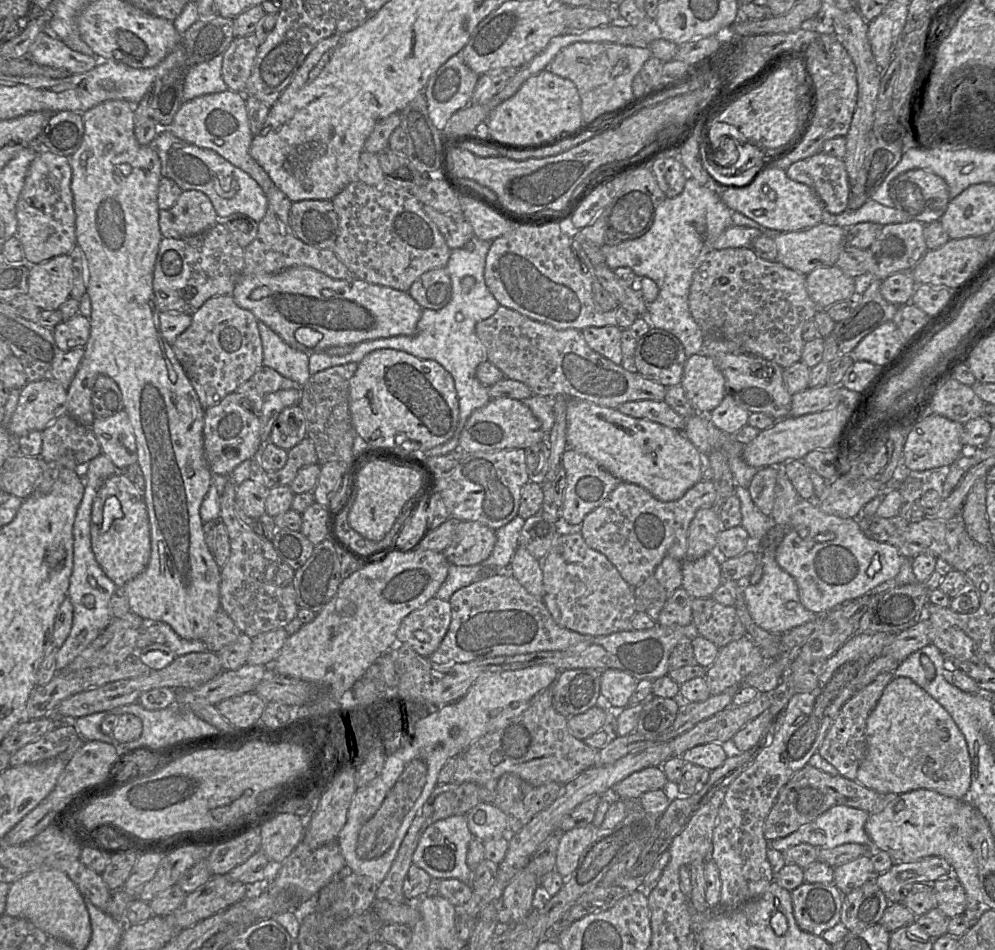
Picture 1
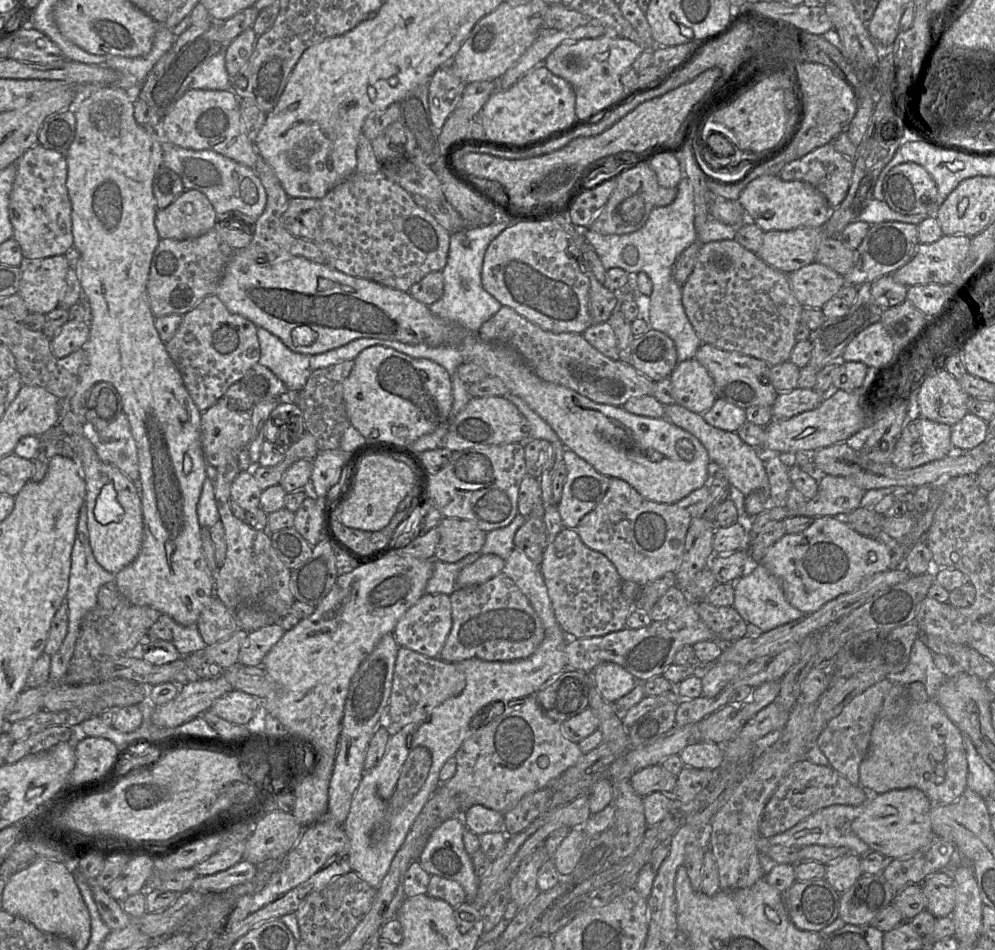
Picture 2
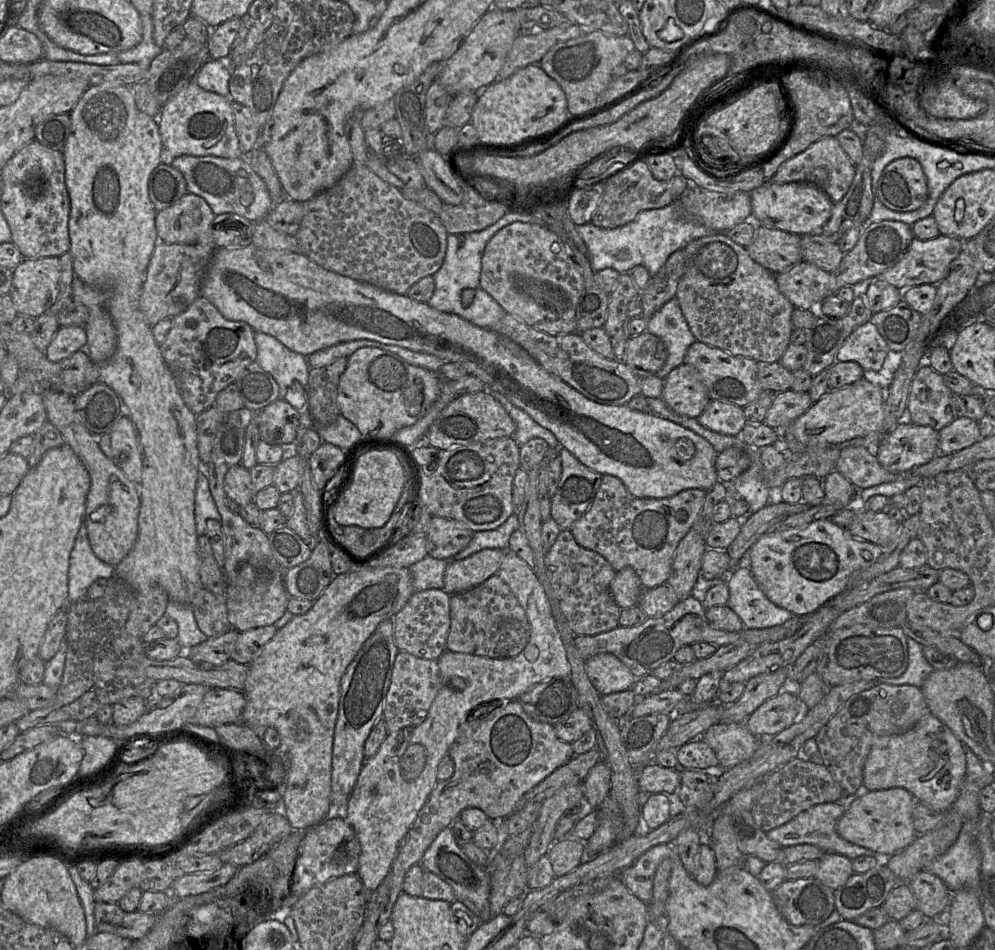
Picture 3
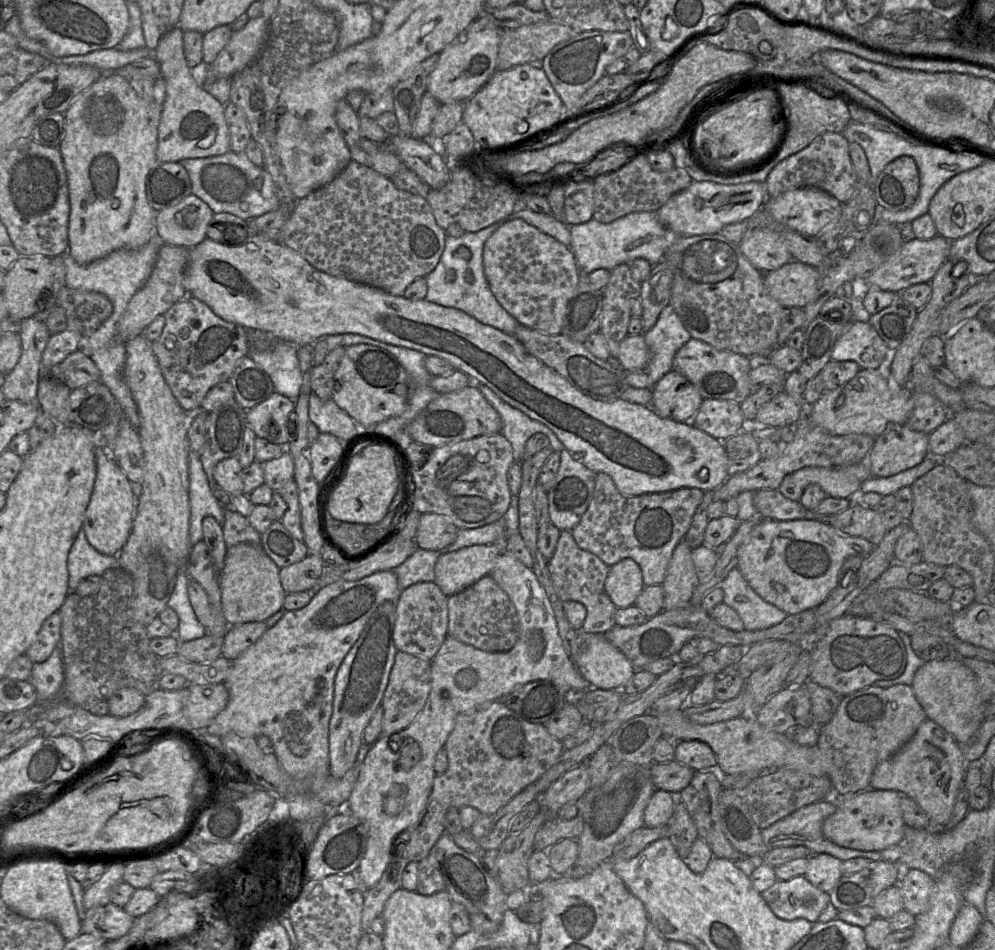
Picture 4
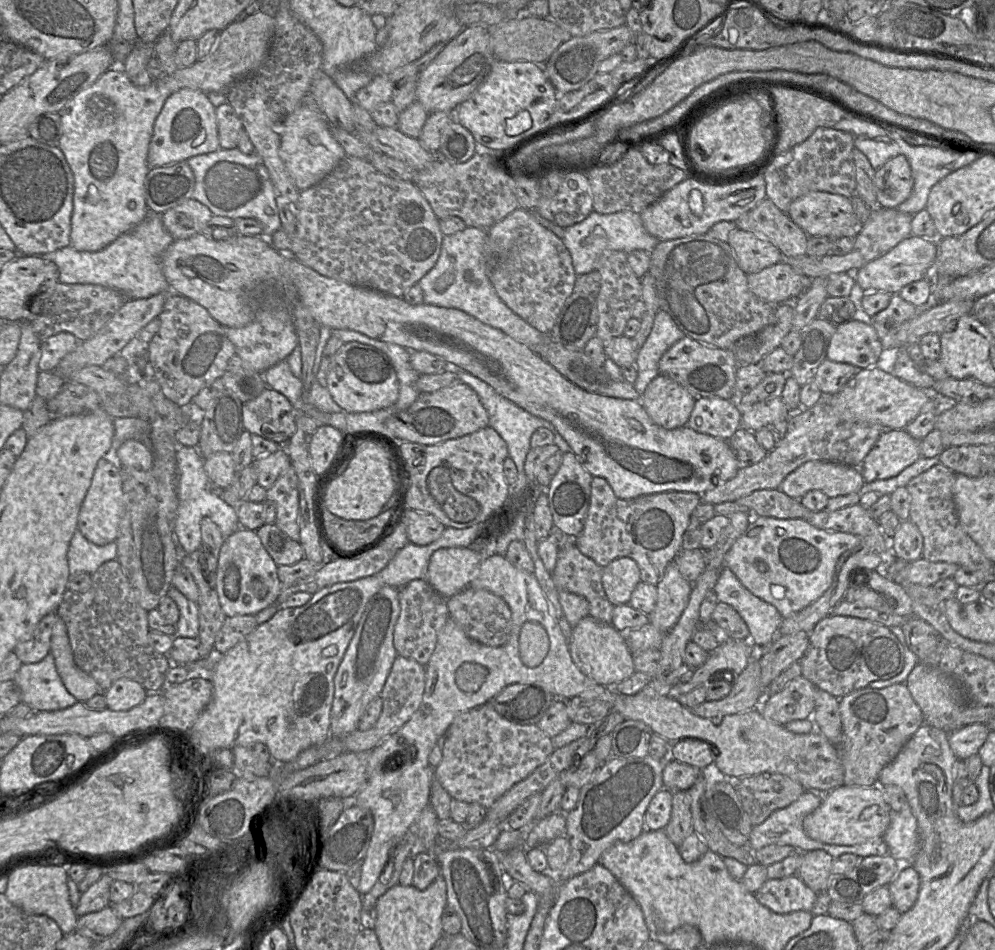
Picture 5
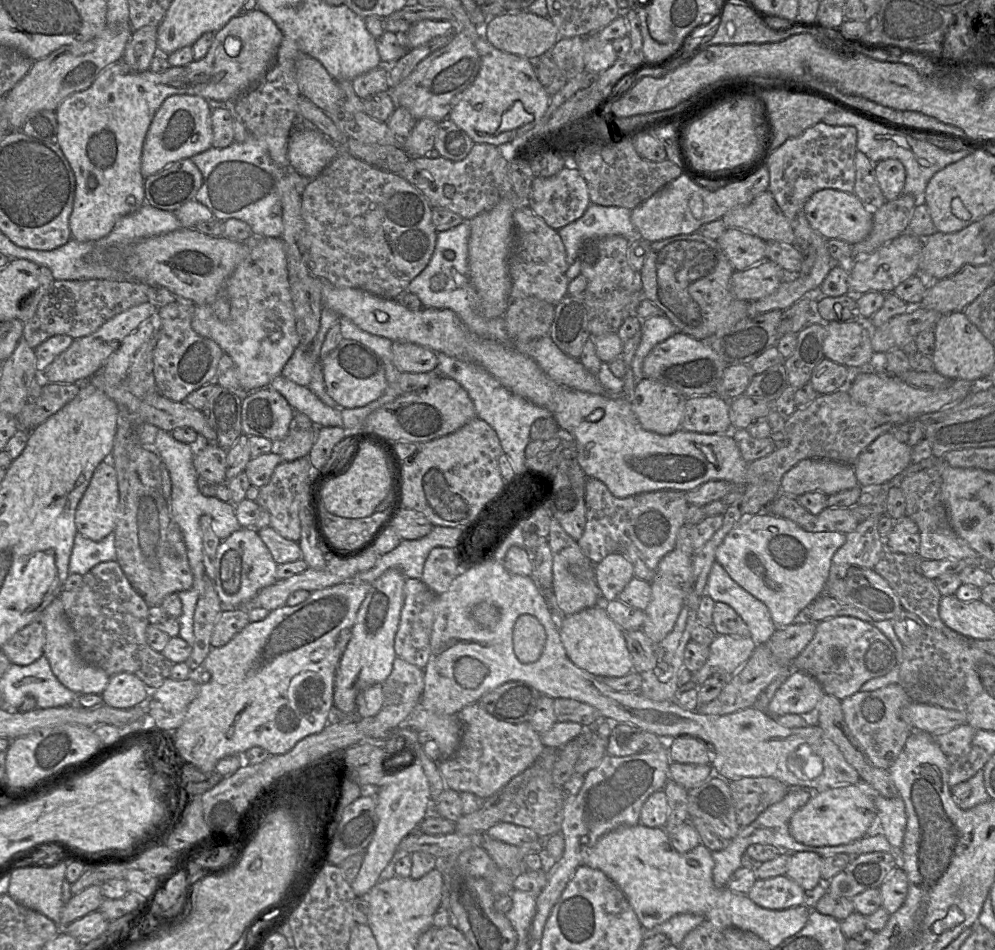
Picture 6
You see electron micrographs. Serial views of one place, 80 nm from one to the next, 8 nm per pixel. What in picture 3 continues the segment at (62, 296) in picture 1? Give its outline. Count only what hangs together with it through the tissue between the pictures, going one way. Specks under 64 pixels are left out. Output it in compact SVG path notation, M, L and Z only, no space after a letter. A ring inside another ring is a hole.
M58 257L23 259L13 269L9 293L18 314L36 318L46 313L58 294L59 278Z

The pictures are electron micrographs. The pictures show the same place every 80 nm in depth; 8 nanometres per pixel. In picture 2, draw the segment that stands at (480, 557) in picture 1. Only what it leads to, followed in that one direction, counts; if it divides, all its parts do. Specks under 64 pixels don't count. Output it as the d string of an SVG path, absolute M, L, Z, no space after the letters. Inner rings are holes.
M442 518L437 526L440 540L434 559L456 563L464 557L479 552L485 543L486 532L475 523L459 518Z

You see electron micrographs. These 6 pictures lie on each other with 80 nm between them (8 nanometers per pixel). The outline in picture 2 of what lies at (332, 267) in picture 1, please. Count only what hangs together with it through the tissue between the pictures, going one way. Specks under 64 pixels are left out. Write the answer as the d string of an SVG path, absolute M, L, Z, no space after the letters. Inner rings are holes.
M259 155L257 158L255 173L260 178L262 185L266 190L267 203L263 213L255 222L253 239L246 249L249 249L257 254L257 262L258 258L265 258L268 261L273 261L274 259L304 257L318 264L327 264L324 254L314 241L294 236L283 225L282 216L287 208L290 197L284 191L271 166Z

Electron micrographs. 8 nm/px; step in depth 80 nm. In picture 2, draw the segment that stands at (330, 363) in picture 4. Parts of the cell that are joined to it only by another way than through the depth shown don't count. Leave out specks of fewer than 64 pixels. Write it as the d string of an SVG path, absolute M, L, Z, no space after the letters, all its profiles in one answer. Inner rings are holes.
M347 360L311 372L305 386L298 392L296 404L300 407L305 430L316 440L318 452L340 449L344 431L350 425L343 398L344 381L354 366L354 360Z

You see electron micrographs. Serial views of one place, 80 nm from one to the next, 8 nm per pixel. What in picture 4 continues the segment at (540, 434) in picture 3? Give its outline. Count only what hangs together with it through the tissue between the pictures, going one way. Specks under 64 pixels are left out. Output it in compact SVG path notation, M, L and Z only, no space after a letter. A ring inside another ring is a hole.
M469 377L469 386L476 387L500 415L502 421L501 434L511 443L515 462L522 462L525 444L536 433L542 433L549 438L549 447L553 451L560 452L565 449L562 442L550 428L532 420L522 411L510 406L474 377Z

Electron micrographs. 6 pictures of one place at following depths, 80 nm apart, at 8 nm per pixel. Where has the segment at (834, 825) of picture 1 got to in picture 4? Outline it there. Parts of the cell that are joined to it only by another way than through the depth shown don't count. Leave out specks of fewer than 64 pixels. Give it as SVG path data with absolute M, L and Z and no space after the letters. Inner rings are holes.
M825 799L806 805L778 820L769 827L761 829L763 841L769 848L802 845L810 849L812 854L827 853L841 861L856 857L867 858L870 861L881 860L882 855L878 851L863 851L839 846L824 836L822 831L823 823L830 815L835 813L836 810L837 807L833 803L827 802Z

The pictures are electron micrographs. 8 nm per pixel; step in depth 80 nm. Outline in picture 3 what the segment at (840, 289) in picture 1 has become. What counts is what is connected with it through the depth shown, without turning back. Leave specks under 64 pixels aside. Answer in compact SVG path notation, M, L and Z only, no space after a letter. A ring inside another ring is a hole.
M808 262L775 276L779 290L795 308L817 309L834 292L833 275Z

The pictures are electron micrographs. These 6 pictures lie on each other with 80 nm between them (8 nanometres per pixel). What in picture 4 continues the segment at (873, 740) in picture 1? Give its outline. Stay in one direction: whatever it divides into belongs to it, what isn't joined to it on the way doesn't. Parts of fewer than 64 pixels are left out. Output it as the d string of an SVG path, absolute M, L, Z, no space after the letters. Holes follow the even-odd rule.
M927 718L899 751L876 766L870 788L906 794L928 815L932 825L926 830L943 832L942 826L951 817L965 774L966 759L961 745L944 728Z

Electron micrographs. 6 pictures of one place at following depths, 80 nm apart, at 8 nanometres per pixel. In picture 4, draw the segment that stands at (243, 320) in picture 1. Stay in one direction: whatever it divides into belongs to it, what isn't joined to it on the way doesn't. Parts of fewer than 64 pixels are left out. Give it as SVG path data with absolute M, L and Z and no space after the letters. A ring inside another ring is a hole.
M186 296L164 315L165 326L152 349L171 393L185 411L199 408L207 392L231 377L238 361L248 356L247 329L217 316L205 303Z

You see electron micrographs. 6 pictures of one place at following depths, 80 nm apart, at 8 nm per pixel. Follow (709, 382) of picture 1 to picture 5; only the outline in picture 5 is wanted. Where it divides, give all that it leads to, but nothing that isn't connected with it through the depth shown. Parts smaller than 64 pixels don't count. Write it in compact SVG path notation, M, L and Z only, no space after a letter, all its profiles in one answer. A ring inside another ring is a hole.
M659 374L648 384L639 401L655 424L675 429L686 426L695 400L686 388Z

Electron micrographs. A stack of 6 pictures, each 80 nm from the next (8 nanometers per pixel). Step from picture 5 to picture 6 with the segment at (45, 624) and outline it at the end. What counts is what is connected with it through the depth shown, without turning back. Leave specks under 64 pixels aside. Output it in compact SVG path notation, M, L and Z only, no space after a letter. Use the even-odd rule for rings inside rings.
M39 614L30 624L15 633L1 648L11 663L26 666L44 654L44 616Z

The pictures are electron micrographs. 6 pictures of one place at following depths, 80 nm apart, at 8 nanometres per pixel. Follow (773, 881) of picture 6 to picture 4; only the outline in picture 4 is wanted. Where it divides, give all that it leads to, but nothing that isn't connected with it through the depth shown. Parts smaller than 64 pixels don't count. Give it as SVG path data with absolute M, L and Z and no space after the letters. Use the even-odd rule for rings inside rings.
M796 876L787 881L777 879L770 888L761 892L761 896L778 918L787 921L804 918L816 923L822 911L831 903L829 893L815 887L804 876Z

